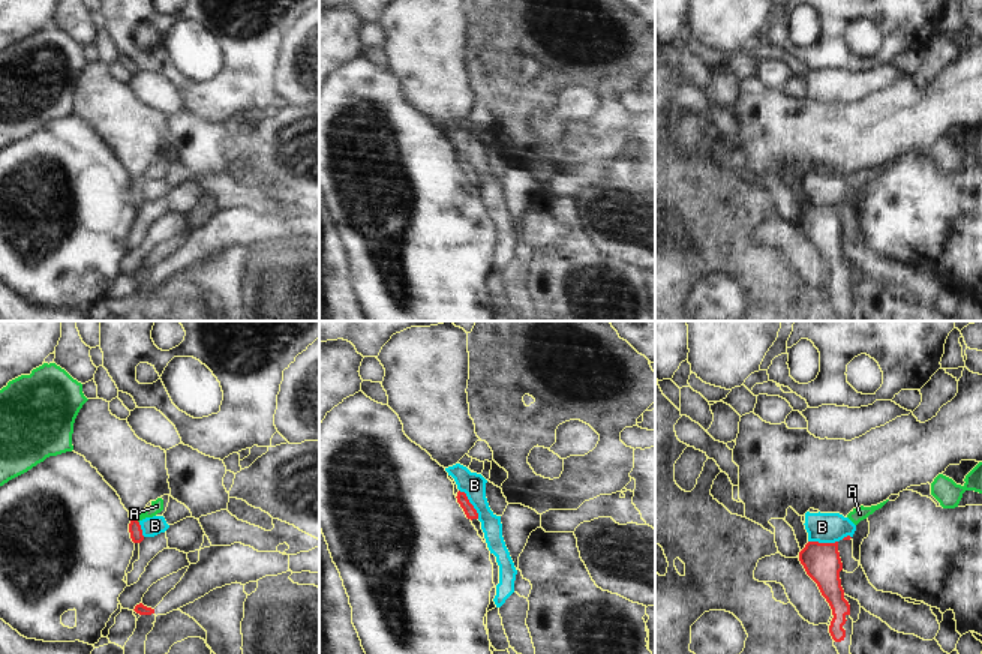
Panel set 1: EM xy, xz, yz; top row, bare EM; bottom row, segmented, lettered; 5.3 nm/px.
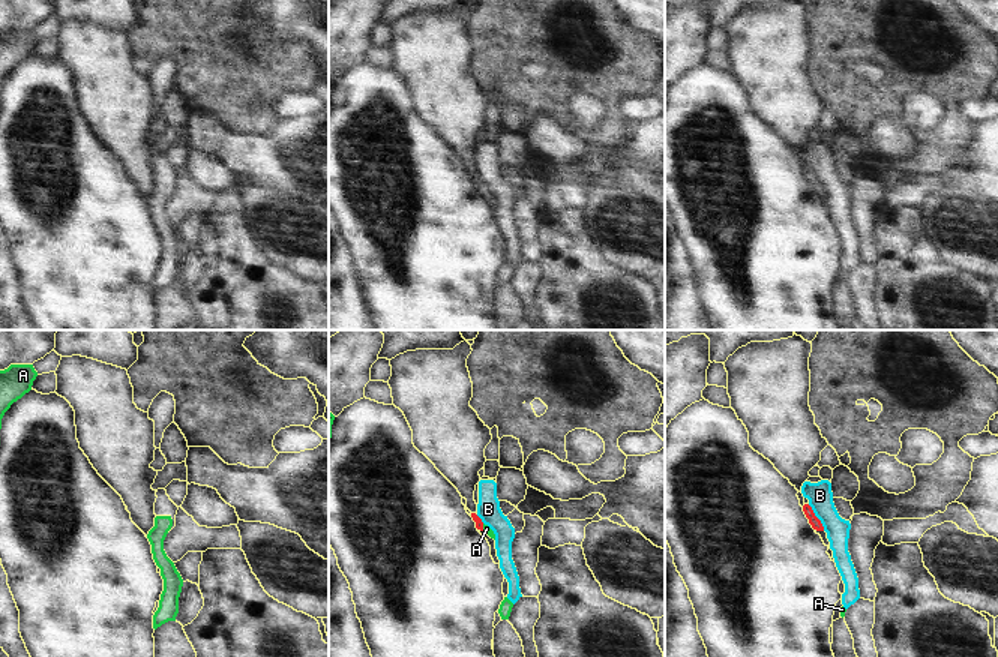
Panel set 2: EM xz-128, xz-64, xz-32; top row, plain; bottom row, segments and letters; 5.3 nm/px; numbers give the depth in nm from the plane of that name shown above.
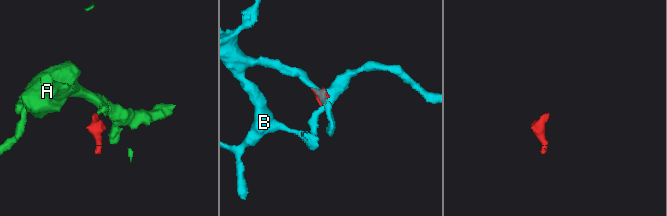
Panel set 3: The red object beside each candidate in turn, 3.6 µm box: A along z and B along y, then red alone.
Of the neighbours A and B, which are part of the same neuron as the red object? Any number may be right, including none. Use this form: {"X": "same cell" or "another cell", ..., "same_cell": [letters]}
{"A": "same cell", "B": "another cell", "same_cell": ["A"]}

